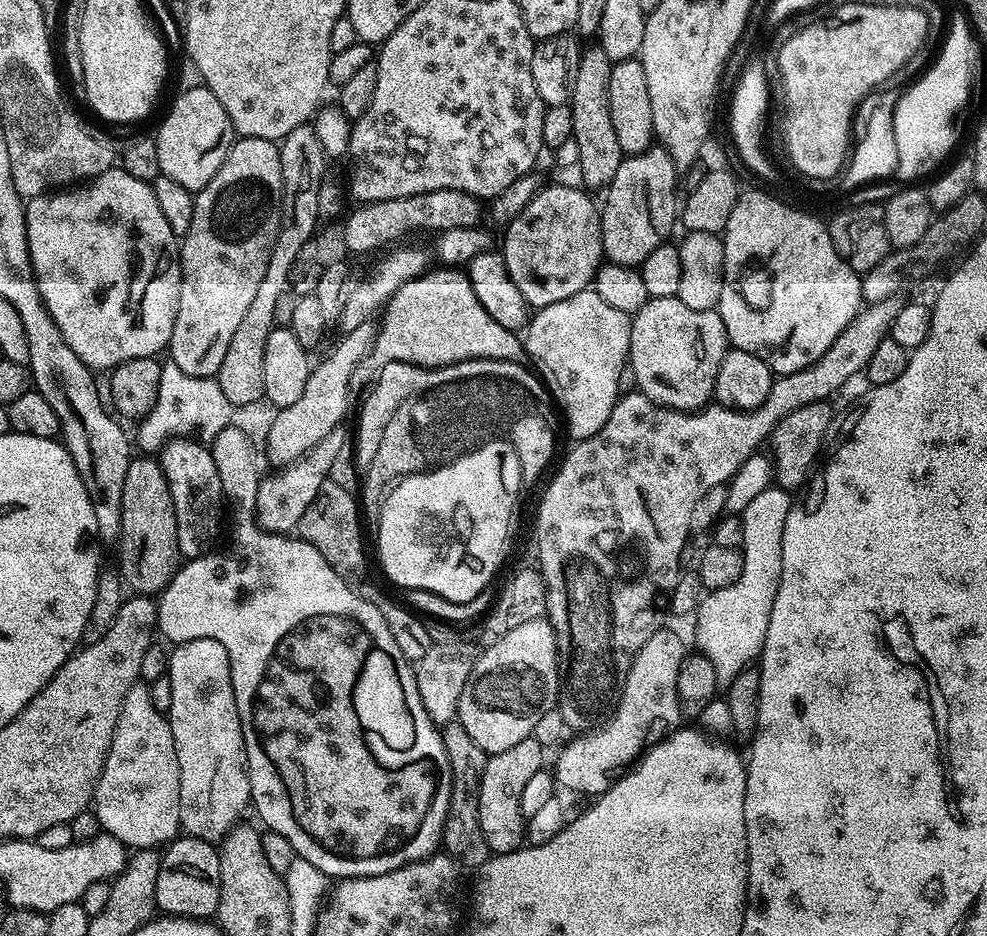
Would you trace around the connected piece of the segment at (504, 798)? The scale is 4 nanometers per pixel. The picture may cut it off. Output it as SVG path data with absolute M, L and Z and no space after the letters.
M533 736L510 746L510 750L491 753L484 760L482 782L478 794L478 814L482 838L486 838L489 853L501 856L525 847L526 819L522 814L522 790L526 782L545 767L546 750Z

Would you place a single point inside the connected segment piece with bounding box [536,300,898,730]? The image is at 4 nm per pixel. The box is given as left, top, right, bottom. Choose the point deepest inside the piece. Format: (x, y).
(611, 525)

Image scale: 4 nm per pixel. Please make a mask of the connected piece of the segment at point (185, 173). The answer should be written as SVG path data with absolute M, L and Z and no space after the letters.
M188 88L172 104L172 109L160 124L160 133L154 136L158 146L158 162L163 175L174 178L186 190L198 193L218 174L226 154L234 143L234 129L222 102L214 98L209 88Z

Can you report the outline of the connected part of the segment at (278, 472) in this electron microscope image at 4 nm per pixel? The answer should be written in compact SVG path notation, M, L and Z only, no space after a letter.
M339 426L330 430L330 434L326 434L326 438L318 442L318 446L310 446L306 454L302 454L294 462L277 467L272 470L272 473L269 471L261 479L256 495L256 520L261 528L268 532L281 534L295 533L298 518L306 514L306 506L314 502L320 487L329 480L334 458L341 450L343 442L350 437L349 429L345 428Z

